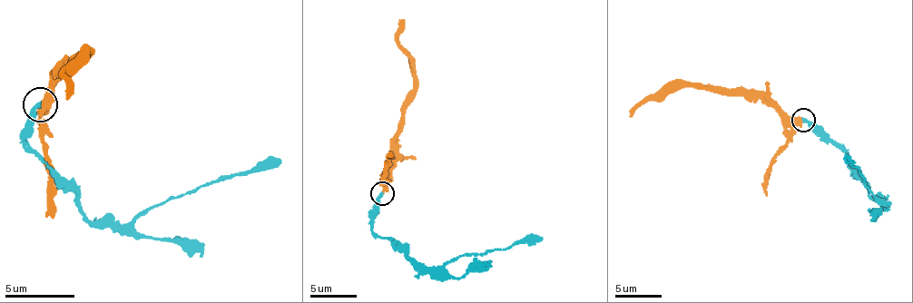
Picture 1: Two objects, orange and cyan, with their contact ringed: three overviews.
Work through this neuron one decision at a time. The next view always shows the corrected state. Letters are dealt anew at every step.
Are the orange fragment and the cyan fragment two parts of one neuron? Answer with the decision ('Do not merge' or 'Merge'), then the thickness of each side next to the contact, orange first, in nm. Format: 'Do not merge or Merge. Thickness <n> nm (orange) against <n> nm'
Merge. Thickness 400 nm (orange) against 260 nm

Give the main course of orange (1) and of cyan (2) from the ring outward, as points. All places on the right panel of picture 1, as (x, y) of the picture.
1: (802, 121), (787, 121), (759, 97), (715, 92), (692, 85), (664, 85), (653, 97), (646, 97), (630, 115)
2: (802, 121), (817, 125), (847, 152), (847, 161), (878, 199), (865, 185), (860, 171), (847, 155)

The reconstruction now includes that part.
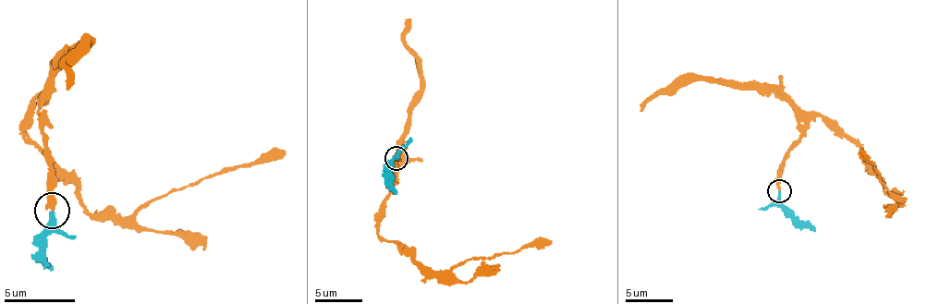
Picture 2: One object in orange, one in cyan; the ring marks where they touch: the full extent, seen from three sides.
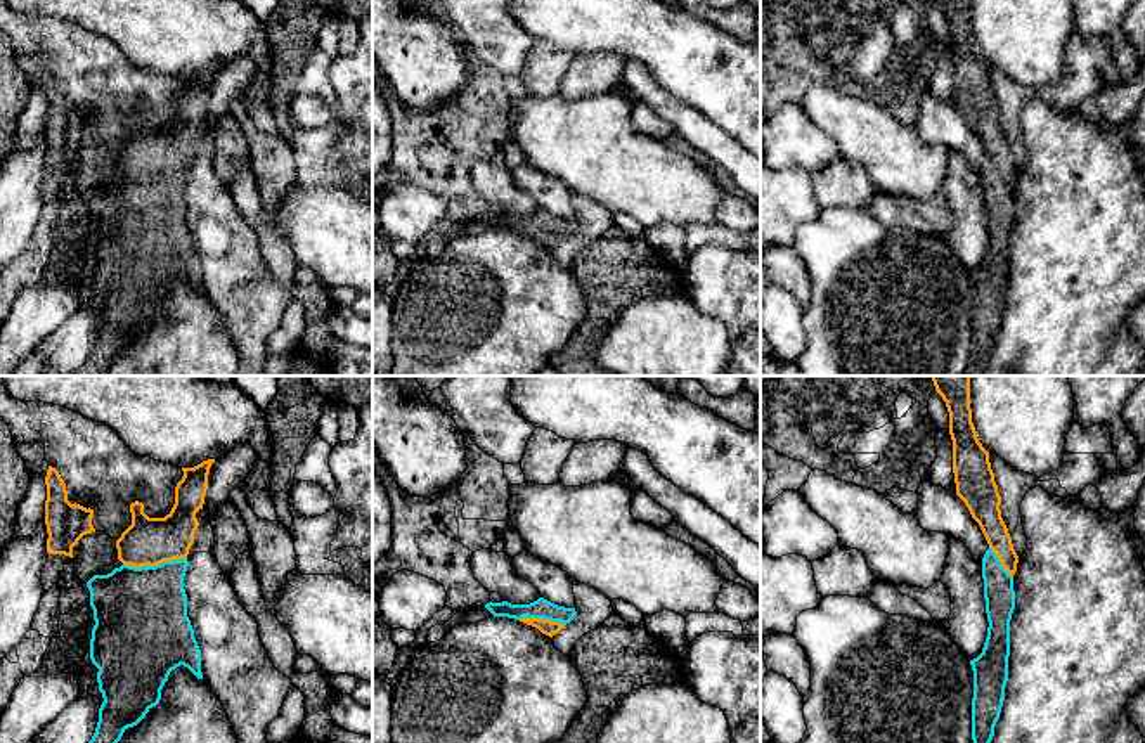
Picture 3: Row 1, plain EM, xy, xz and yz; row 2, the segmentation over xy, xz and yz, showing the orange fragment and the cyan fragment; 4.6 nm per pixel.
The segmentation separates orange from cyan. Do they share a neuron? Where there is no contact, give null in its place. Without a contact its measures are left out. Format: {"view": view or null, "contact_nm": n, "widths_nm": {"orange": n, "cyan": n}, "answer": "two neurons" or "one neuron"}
{"view": "xy", "contact_nm": 300, "widths_nm": {"orange": 220, "cyan": 440}, "answer": "one neuron"}

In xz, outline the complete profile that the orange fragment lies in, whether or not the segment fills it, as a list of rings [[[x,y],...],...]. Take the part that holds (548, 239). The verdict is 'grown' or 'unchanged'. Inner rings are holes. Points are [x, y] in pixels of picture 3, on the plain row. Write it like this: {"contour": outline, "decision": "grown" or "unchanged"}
{"contour": [[[544,210],[530,216],[511,216],[508,213],[502,215],[487,215],[485,220],[494,229],[508,229],[520,232],[527,237],[539,241],[542,246],[553,249],[558,246],[566,236],[570,236],[577,223],[575,220],[558,218]]], "decision": "grown"}

